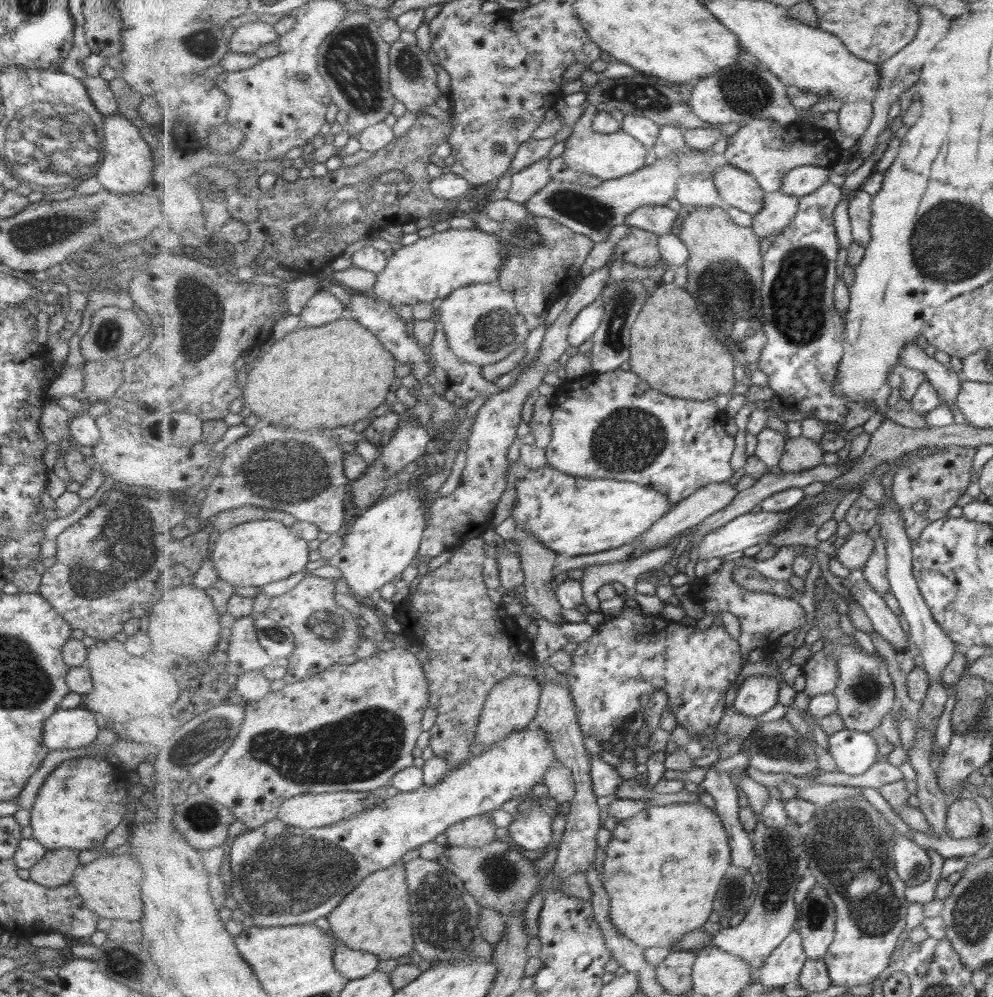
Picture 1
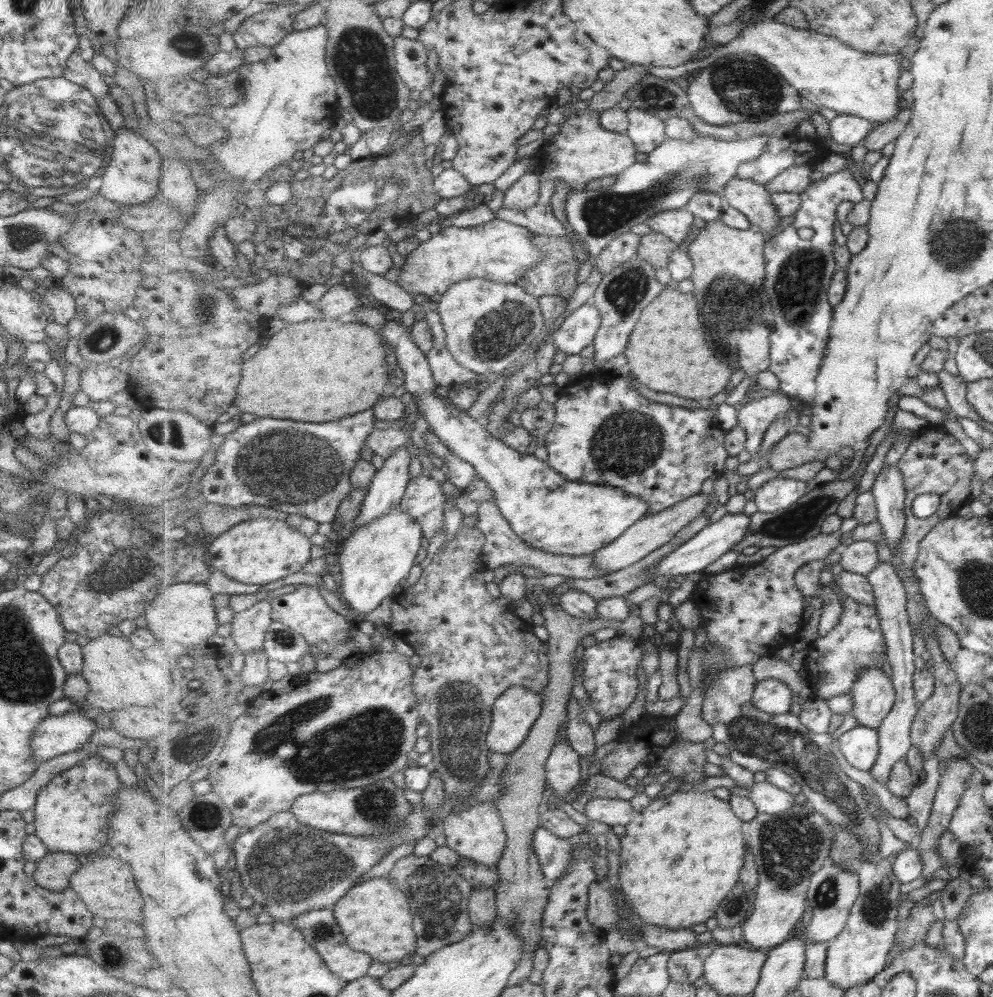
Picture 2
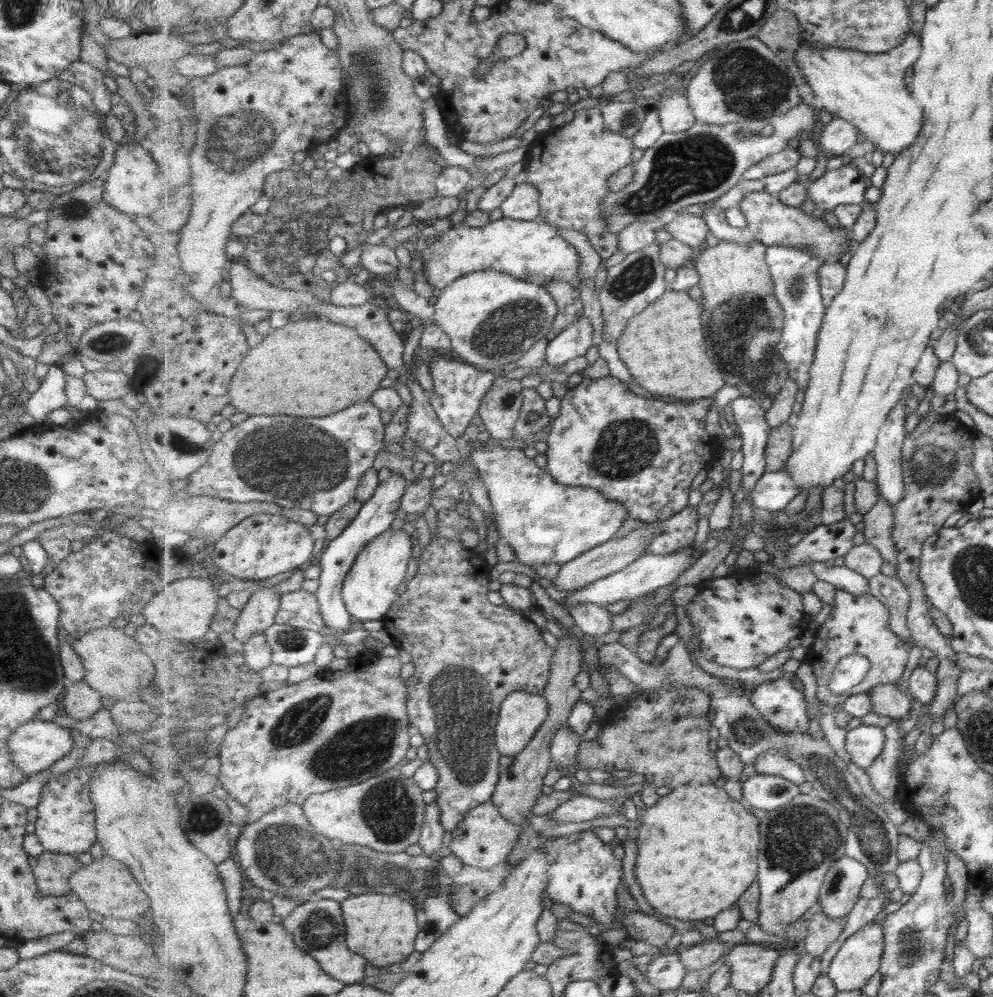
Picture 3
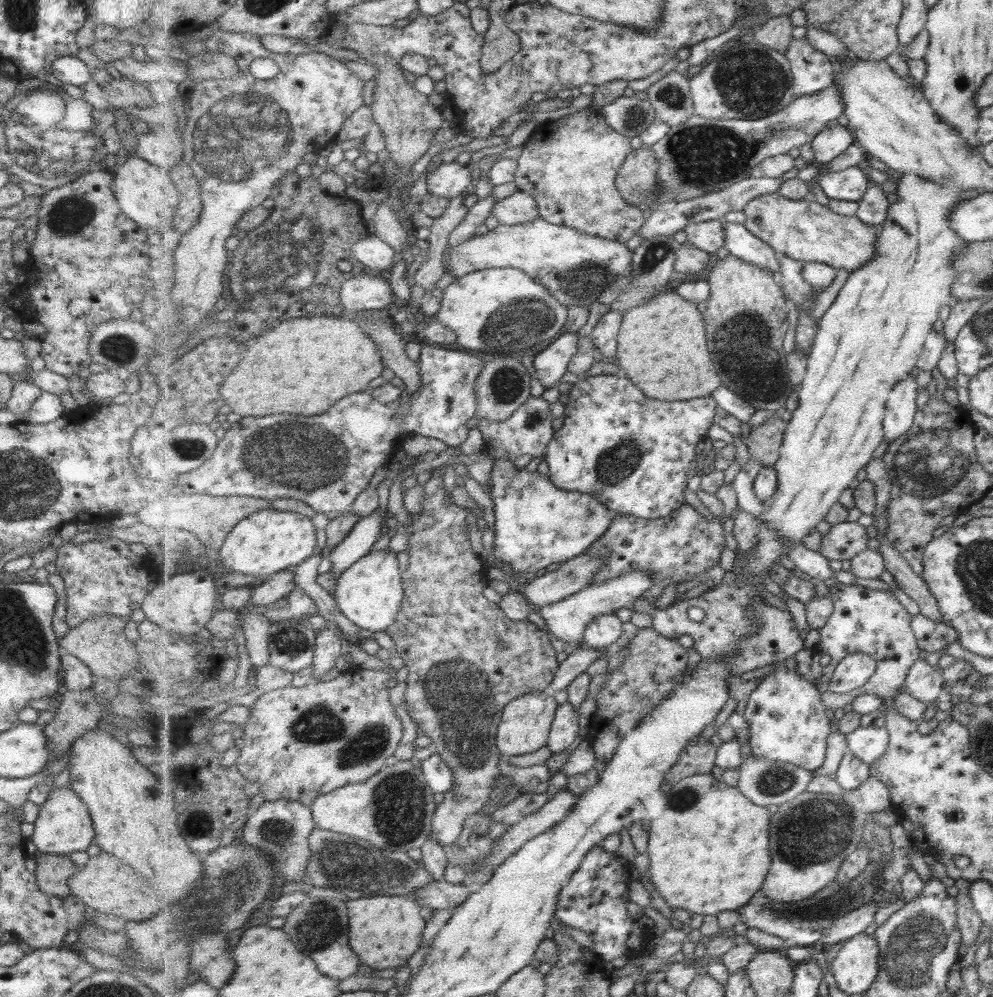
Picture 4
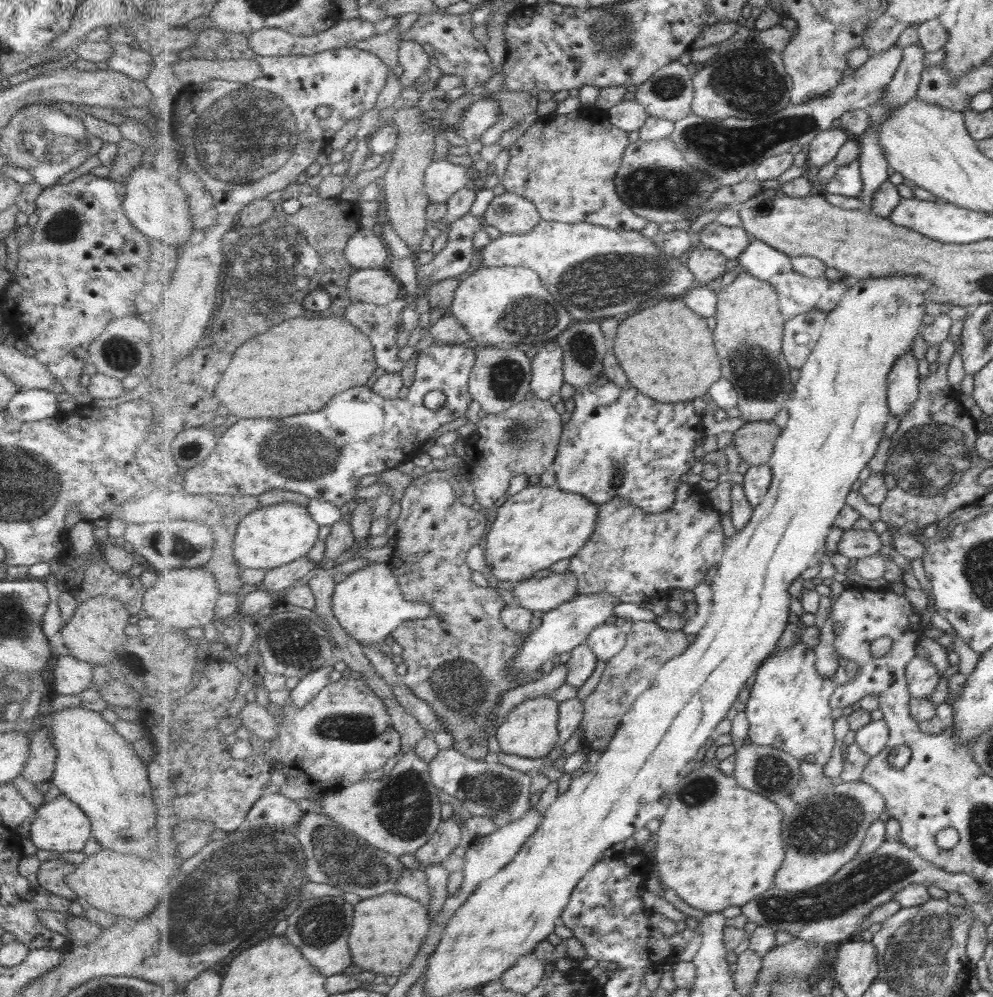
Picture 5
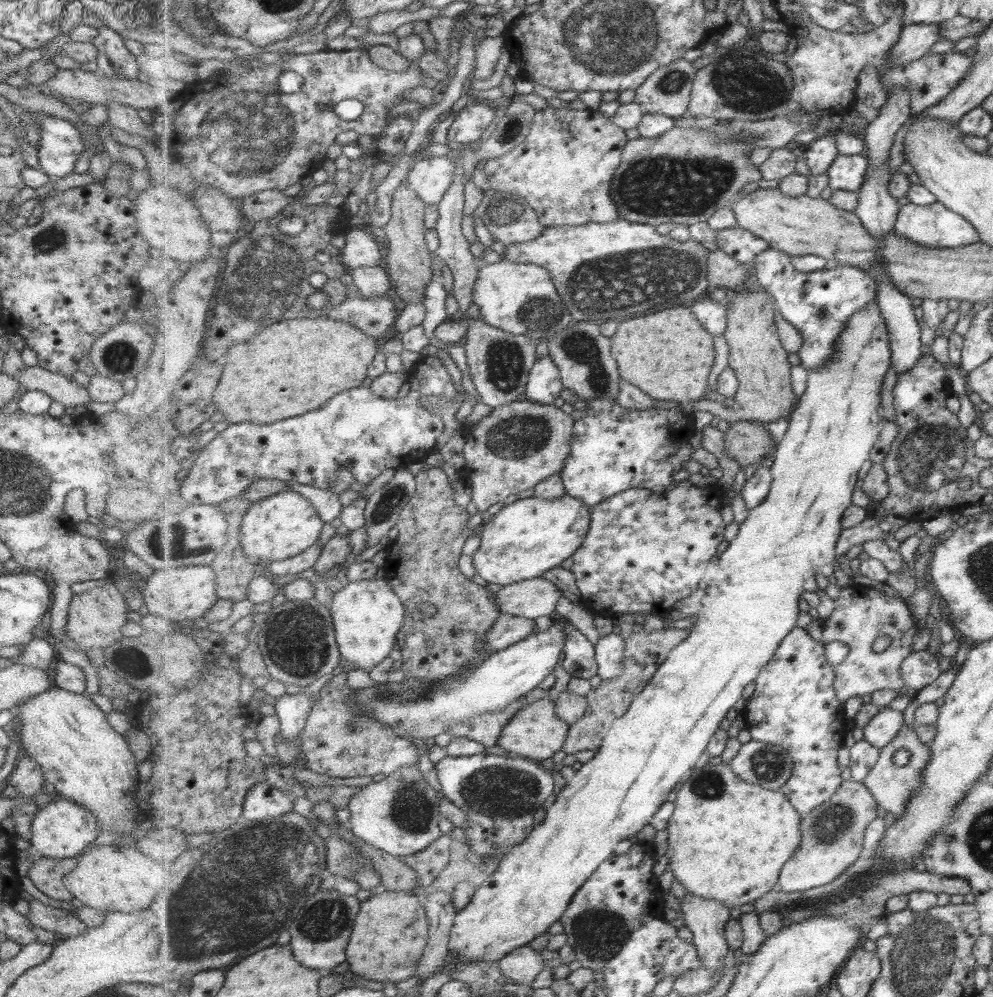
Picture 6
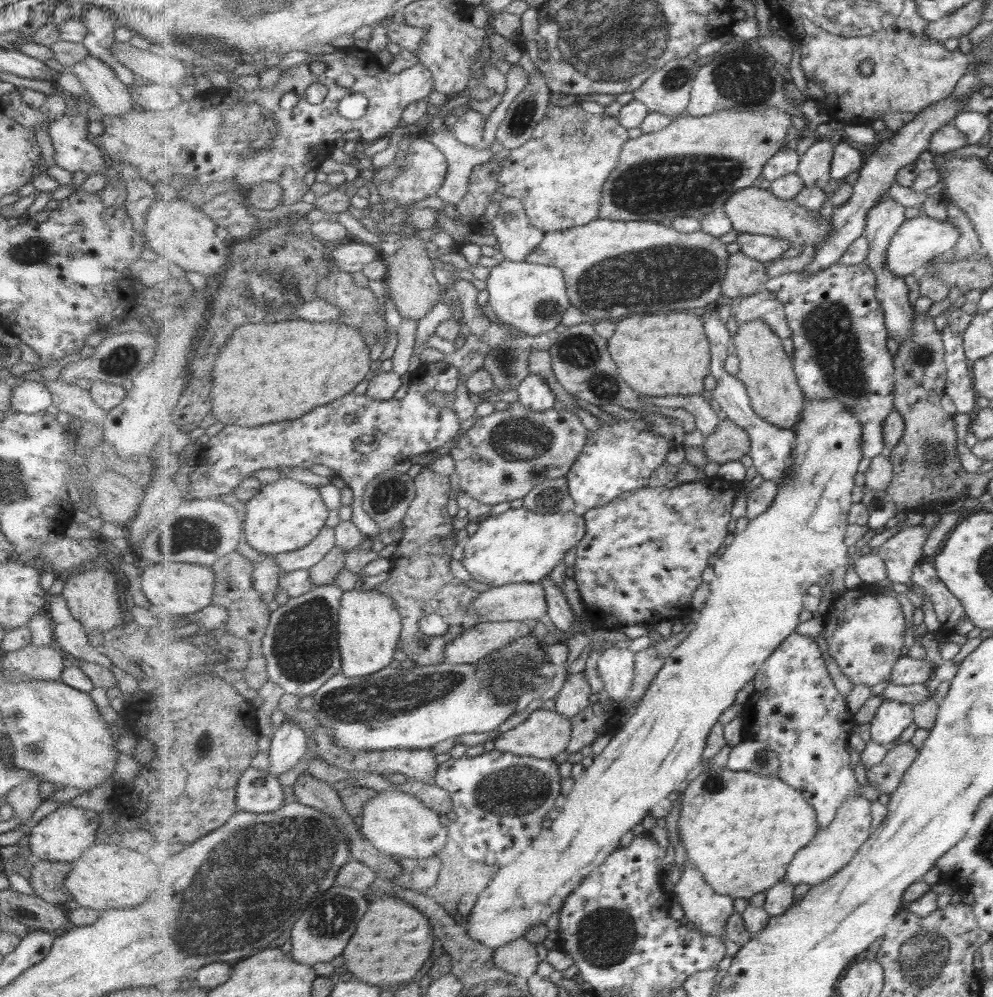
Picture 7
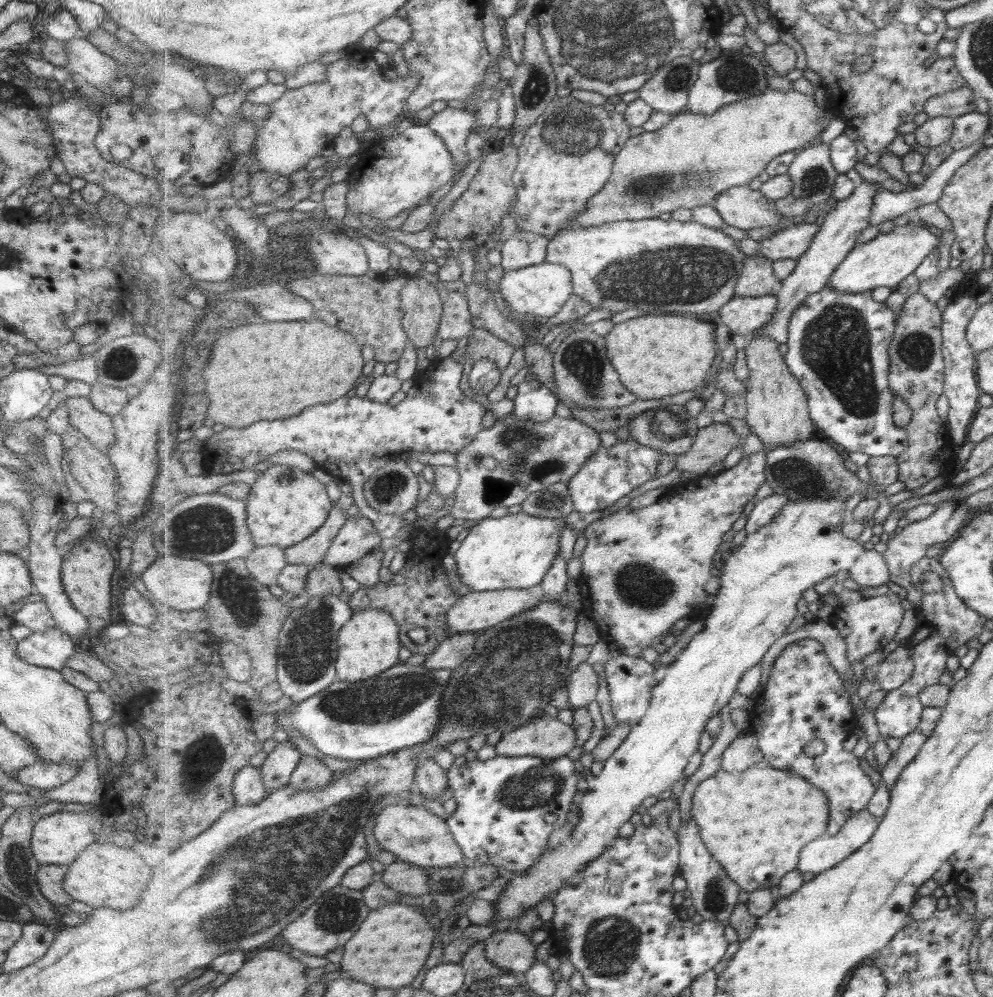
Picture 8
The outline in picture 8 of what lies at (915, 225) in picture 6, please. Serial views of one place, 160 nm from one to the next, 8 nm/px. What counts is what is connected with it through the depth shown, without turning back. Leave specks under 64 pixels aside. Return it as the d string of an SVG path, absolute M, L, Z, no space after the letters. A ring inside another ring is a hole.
M902 225L891 232L879 233L873 240L860 243L838 266L829 285L840 293L858 293L901 284L939 246L938 232L929 226Z

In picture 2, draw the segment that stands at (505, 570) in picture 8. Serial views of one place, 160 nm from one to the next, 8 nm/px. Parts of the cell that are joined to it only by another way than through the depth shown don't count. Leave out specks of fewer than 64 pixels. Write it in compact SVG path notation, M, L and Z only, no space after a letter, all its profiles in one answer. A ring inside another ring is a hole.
M384 311L387 320L380 334L386 338L392 362L405 374L406 391L419 399L420 412L435 429L435 435L439 435L441 442L459 458L469 462L489 484L502 515L525 544L559 555L595 555L647 515L648 504L640 496L625 492L623 488L567 480L547 462L518 452L493 437L482 420L471 418L459 410L457 405L447 400L447 396L439 398L435 394L438 381L434 379L427 353L419 348L412 331L401 325L396 315Z

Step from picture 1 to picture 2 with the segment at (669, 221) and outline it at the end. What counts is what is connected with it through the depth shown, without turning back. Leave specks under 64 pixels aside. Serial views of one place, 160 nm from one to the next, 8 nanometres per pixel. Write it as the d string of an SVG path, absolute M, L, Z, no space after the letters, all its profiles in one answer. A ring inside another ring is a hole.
M686 209L659 212L652 216L646 224L653 232L666 234L675 242L683 242L693 232L695 215Z

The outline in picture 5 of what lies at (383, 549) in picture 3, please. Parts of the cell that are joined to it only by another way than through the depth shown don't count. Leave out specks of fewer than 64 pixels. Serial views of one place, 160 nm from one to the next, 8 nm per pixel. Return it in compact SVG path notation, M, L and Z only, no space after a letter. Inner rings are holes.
M388 562L371 563L337 583L332 596L332 609L339 624L363 648L371 645L379 648L385 638L403 623L432 616L432 606L428 602L411 602L403 596L398 576Z

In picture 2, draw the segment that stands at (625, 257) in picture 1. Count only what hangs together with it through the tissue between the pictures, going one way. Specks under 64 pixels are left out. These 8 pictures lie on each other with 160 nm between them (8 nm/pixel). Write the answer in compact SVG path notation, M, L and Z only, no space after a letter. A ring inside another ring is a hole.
M651 232L642 236L638 256L649 260L659 270L669 270L670 258L677 248L679 243L666 234Z

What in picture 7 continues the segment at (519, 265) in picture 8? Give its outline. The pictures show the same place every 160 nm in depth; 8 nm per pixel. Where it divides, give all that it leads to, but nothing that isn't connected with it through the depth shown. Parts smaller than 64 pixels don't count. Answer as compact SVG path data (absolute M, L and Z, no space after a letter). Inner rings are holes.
M507 196L501 199L497 215L488 224L488 227L493 228L494 236L500 244L500 250L505 259L515 262L526 261L527 255L541 245L545 238L545 233L530 221L521 201L521 199Z

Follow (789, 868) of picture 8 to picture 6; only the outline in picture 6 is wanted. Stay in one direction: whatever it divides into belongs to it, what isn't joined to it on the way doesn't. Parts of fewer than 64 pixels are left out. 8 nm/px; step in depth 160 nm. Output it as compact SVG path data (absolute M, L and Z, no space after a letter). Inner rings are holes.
M707 763L696 769L675 789L674 809L667 819L667 857L673 877L681 883L686 893L705 899L717 900L729 909L756 902L778 888L785 863L791 860L802 843L802 813L791 804L783 792L751 784L733 772L729 764Z

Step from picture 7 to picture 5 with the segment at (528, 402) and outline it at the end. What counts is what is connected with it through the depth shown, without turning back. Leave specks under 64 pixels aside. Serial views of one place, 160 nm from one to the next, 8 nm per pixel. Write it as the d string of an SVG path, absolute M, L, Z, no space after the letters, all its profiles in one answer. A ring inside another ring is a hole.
M555 341L543 345L532 359L532 392L539 400L549 400L561 392L564 379L564 350Z

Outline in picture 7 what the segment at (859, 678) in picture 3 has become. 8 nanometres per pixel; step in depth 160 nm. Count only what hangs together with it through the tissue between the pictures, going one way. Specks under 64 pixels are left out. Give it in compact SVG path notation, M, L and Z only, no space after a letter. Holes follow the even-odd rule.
M797 631L790 636L789 639L785 639L779 648L762 664L762 667L758 670L758 674L754 678L755 692L746 704L743 706L741 712L744 719L745 734L753 740L763 741L767 743L778 755L781 761L781 768L779 769L778 776L781 780L785 780L787 784L790 784L793 788L797 788L803 793L803 796L814 805L814 809L818 812L818 823L821 827L825 828L834 822L835 815L838 814L838 808L849 799L854 799L859 793L863 793L860 782L857 782L857 776L853 771L853 765L855 762L855 754L848 751L849 736L853 733L853 728L858 724L856 714L849 711L847 702L843 694L835 688L831 676L829 676L829 670L827 670L827 664L825 664L825 658L823 658L823 652L821 652L821 646L815 642L812 636L805 636L799 634Z

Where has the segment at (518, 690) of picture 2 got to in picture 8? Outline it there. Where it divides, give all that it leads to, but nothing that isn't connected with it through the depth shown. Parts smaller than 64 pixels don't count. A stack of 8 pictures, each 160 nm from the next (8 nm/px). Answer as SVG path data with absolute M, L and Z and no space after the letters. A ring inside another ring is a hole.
M543 716L507 733L496 744L501 756L535 756L556 759L567 756L578 744L578 733L555 717Z

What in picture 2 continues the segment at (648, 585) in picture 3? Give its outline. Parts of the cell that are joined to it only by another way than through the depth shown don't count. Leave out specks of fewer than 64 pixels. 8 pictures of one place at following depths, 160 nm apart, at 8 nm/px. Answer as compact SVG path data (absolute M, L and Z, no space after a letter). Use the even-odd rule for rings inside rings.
M726 513L721 519L707 525L694 538L691 538L686 544L683 544L683 546L677 548L675 552L663 559L656 568L652 568L650 574L648 574L648 579L652 582L657 576L670 576L673 578L674 576L679 576L679 574L703 573L703 570L709 564L719 560L723 554L731 552L731 549L735 549L735 545L741 543L743 537L750 531L750 526L751 517L749 515L745 515L745 513Z

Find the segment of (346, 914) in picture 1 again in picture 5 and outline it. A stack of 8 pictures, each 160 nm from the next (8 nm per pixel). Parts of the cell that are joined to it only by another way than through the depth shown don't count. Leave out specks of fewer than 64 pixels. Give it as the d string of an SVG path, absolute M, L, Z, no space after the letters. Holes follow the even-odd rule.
M387 892L367 898L355 906L355 928L351 934L351 952L355 964L375 974L400 977L411 967L413 958L421 952L421 944L431 932L432 920L428 908L413 897Z

